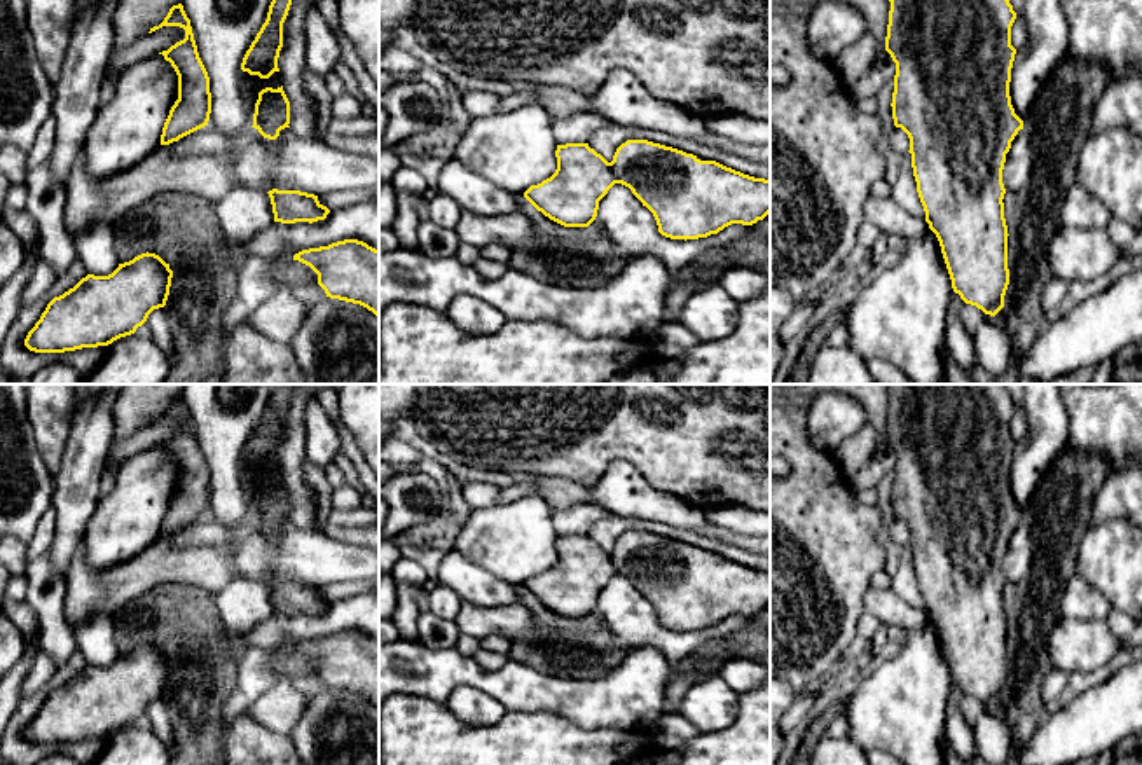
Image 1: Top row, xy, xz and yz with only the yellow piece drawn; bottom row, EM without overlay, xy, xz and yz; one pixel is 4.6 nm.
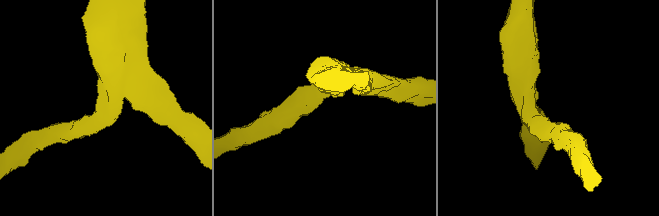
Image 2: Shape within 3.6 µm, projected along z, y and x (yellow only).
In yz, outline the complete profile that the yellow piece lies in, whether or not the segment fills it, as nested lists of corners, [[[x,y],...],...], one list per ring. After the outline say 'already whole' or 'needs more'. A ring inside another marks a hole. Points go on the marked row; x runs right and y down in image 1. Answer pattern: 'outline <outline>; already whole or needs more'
outline [[[889,0],[885,51],[896,63],[892,119],[910,138],[912,168],[925,222],[936,234],[952,279],[966,304],[995,316],[1009,285],[1008,225],[1004,218],[1002,169],[1011,141],[1023,129],[1009,96],[1016,49],[1011,26],[1016,12],[1009,0]]]; already whole

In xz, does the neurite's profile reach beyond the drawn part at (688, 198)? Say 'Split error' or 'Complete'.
Complete

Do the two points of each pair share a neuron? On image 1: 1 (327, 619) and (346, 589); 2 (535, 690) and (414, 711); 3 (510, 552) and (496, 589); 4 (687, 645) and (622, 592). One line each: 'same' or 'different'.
1: different
2: different
3: different
4: same

